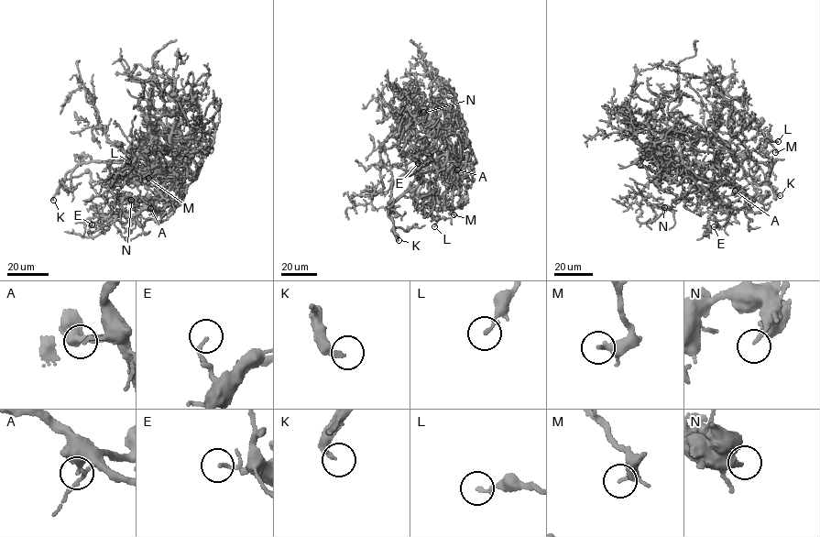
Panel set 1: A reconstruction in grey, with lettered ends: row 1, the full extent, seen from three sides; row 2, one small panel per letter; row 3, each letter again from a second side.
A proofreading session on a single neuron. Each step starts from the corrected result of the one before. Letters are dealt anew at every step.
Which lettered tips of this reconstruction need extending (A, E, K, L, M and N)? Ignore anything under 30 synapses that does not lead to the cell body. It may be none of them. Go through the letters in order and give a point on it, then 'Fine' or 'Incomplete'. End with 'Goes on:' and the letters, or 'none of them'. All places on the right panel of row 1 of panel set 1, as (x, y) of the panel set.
A: Place: (735, 191). Fine
E: Place: (714, 226). Fine
K: Place: (780, 195). Incomplete
L: Place: (778, 141). Fine
M: Place: (775, 152). Fine
N: Place: (664, 207). Fine
Goes on: K

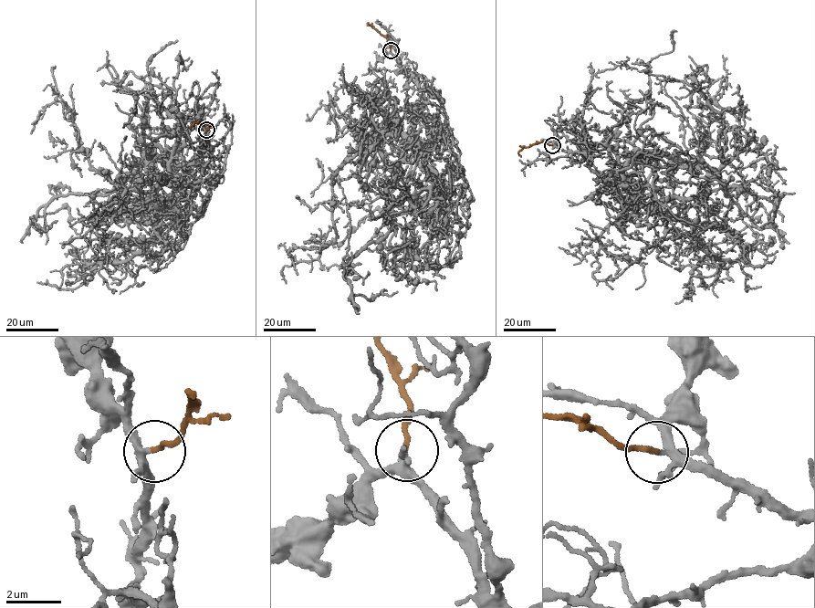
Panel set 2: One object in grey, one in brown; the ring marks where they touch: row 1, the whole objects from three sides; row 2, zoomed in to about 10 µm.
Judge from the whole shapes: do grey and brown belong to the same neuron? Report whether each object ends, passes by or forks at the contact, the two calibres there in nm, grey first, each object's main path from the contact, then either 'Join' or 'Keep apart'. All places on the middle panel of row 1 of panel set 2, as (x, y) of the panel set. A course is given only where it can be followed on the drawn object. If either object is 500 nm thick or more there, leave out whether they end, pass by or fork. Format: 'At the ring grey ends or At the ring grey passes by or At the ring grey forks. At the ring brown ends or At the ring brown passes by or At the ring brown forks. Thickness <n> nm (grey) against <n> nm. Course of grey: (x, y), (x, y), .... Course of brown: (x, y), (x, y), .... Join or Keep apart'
At the ring grey forks. At the ring brown ends. Thickness 170 nm (grey) against 170 nm. Course of grey: (390, 51), (422, 92), (402, 126), (438, 188), (439, 210), (423, 225), (375, 209), (342, 243), (310, 237). Course of brown: (390, 51), (391, 44), (368, 23), (368, 26). Join

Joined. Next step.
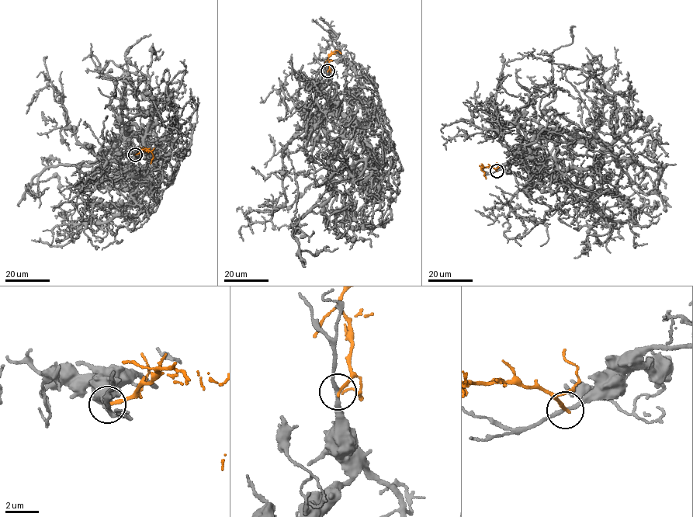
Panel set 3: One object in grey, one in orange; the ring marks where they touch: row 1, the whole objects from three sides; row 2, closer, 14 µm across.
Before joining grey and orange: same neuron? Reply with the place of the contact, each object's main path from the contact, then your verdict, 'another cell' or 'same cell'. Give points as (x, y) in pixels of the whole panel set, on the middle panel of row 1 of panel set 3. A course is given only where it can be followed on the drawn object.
place (327, 71); course grey (327, 71), (339, 102), (317, 119), (334, 145), (334, 191), (299, 220), (295, 238), (296, 174); course orange (327, 71), (327, 57), (336, 50), (341, 53); another cell

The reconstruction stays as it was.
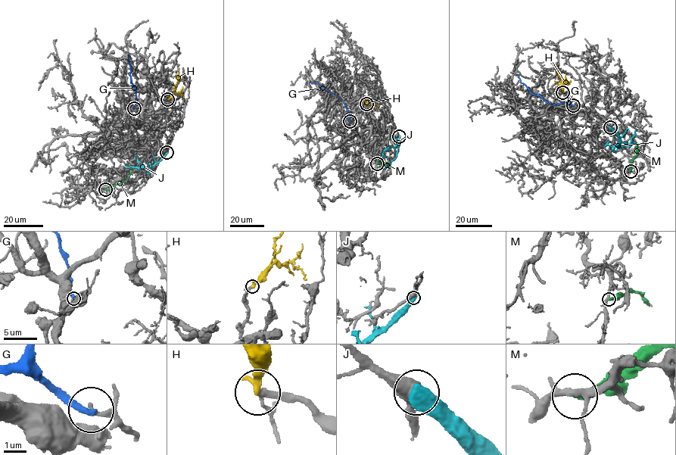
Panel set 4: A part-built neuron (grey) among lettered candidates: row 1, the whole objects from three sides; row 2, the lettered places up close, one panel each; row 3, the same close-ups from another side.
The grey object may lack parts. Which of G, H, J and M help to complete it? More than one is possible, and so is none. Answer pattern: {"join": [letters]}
{"join": ["H"]}

